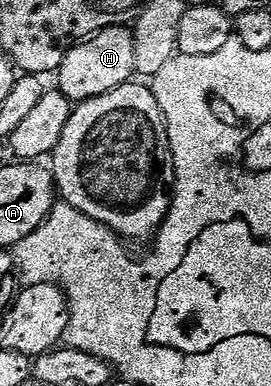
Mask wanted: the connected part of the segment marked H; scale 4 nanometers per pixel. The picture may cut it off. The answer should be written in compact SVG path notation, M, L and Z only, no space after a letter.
M126 26L107 27L76 43L63 58L57 78L58 90L62 91L72 101L92 99L98 95L109 93L121 84L128 82L136 74L135 70L135 36Z

